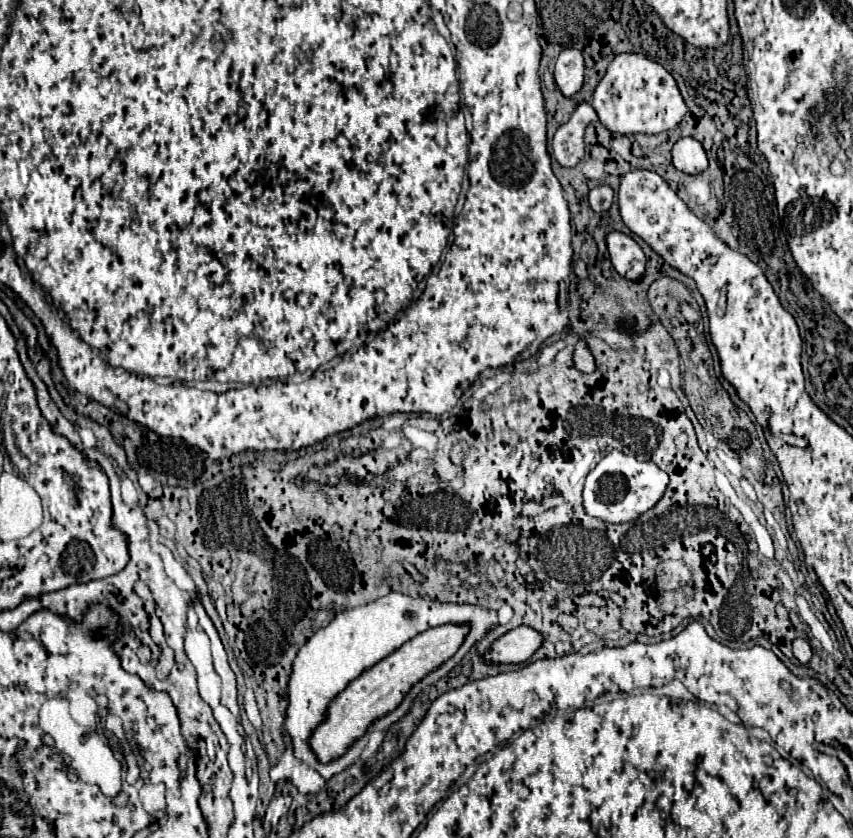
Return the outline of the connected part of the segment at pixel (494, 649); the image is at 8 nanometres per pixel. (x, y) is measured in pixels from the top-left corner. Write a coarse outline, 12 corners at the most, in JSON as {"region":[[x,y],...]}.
{"region":[[518,626],[494,640],[486,664],[520,664],[544,636]]}

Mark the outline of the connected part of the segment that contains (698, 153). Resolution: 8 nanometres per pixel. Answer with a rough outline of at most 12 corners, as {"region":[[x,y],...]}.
{"region":[[688,136],[674,142],[672,164],[684,174],[708,168],[702,144]]}

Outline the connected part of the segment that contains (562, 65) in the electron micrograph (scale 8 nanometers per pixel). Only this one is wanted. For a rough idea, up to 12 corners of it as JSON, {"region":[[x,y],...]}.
{"region":[[562,50],[554,78],[570,98],[582,88],[582,53]]}

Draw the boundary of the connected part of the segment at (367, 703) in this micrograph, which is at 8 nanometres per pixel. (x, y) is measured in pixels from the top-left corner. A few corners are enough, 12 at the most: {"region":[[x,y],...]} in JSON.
{"region":[[468,626],[430,628],[332,700],[310,738],[342,756],[460,648]]}

